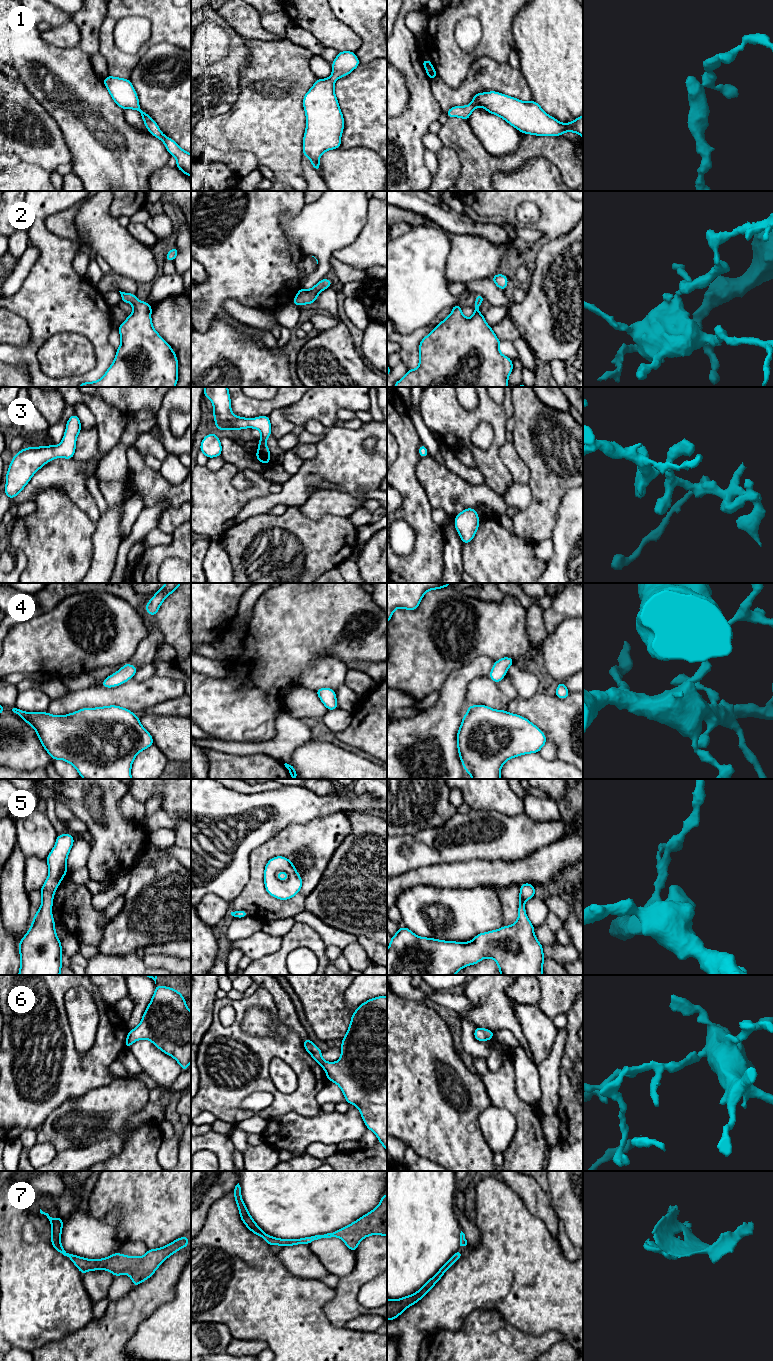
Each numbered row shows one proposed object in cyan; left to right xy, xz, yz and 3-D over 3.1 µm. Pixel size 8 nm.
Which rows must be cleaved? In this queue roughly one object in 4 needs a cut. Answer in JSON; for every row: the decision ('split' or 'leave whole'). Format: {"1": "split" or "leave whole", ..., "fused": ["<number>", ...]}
{"1": "leave whole", "2": "leave whole", "3": "leave whole", "4": "leave whole", "5": "leave whole", "6": "leave whole", "7": "leave whole", "fused": []}

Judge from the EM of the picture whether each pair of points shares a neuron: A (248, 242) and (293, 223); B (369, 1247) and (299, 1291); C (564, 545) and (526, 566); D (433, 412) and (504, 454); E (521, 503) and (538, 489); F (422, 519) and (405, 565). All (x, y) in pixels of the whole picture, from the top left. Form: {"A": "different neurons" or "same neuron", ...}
{"A": "different neurons", "B": "different neurons", "C": "different neurons", "D": "different neurons", "E": "different neurons", "F": "same neuron"}

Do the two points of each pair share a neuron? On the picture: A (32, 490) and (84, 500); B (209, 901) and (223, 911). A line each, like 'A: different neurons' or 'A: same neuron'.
A: same neuron
B: same neuron

